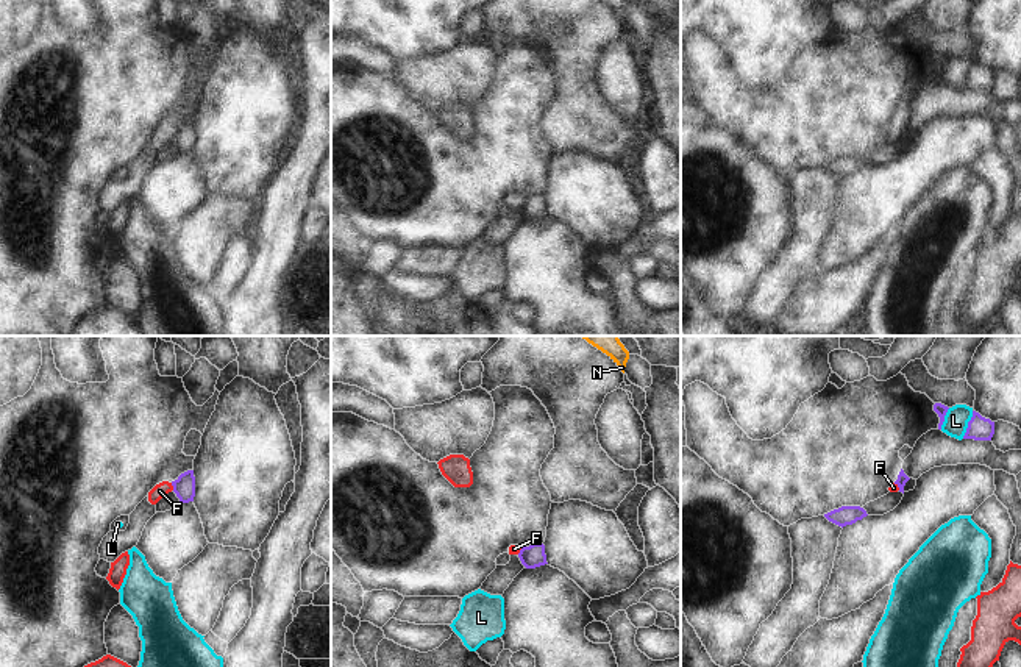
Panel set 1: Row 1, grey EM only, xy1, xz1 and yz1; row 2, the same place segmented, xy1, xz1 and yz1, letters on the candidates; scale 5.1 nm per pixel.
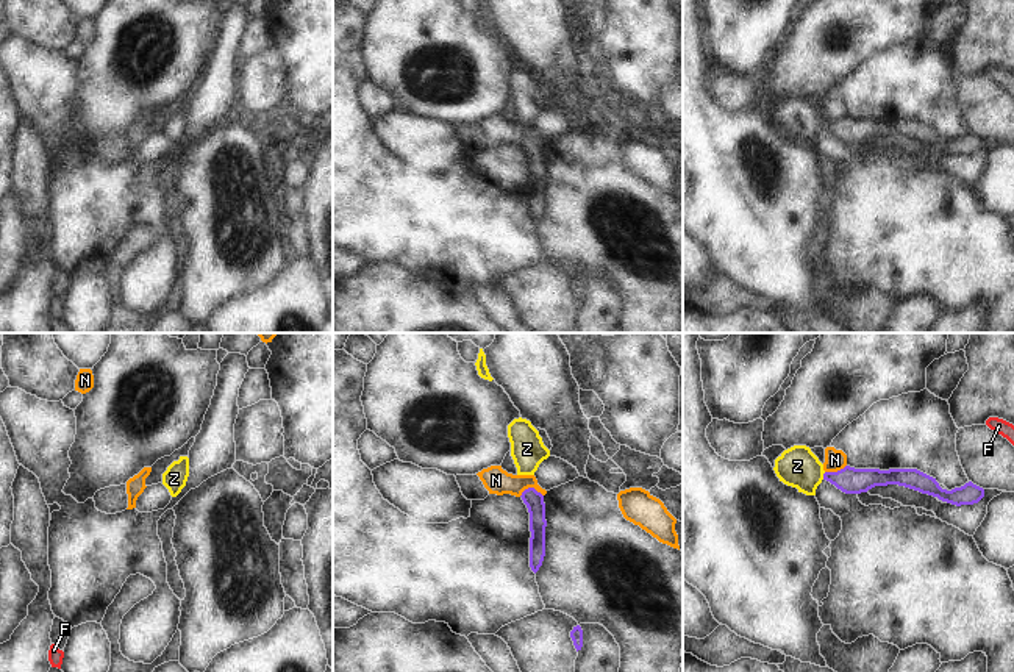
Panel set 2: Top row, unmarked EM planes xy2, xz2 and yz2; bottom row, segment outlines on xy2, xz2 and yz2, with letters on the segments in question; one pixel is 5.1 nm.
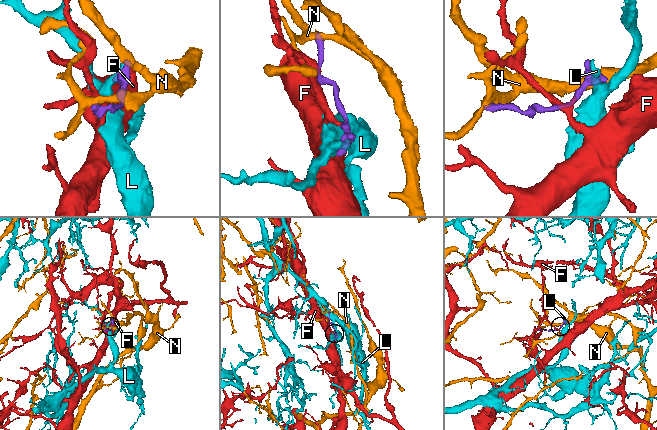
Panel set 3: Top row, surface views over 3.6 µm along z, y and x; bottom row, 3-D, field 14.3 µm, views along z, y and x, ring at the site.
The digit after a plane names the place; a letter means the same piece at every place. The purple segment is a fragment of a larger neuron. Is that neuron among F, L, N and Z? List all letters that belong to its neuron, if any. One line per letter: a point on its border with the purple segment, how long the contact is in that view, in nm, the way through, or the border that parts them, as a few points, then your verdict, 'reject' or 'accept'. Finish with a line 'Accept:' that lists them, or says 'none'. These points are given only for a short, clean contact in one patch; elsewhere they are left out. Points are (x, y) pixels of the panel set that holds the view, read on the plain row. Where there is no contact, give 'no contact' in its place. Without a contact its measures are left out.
F: xy1 (172, 135) | 40 nm | along xy1 (170, 133), (174, 139) | reject
L: yz1 (968, 75) | 160 nm | along yz1 (973, 61), (962, 88) | reject
N: xz2 (531, 138) | 130 nm | along xz2 (519, 146), (528, 138), (535, 138), (542, 146) | reject
Z: yz2 (824, 125) | 40 nm | across yz2 (850, 130), (824, 125), (808, 124), (797, 116) | accept
Accept: Z

